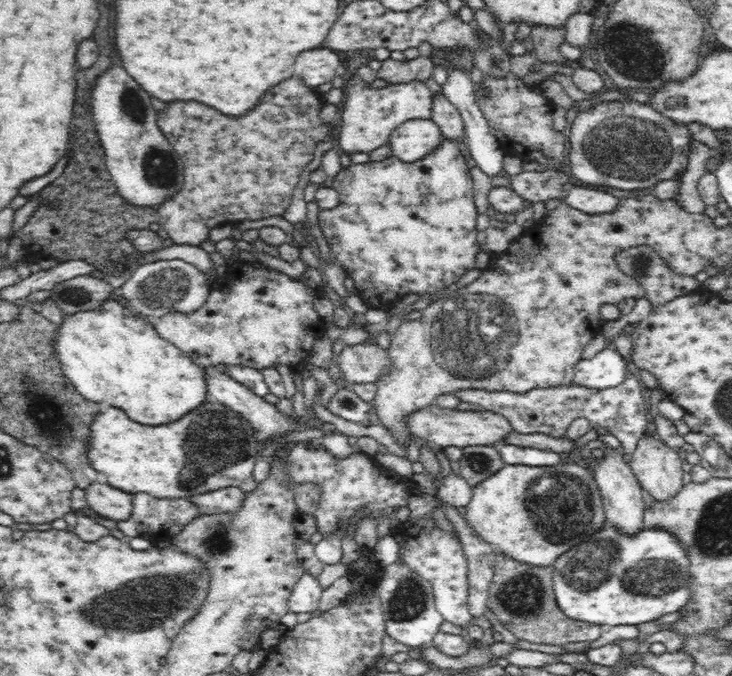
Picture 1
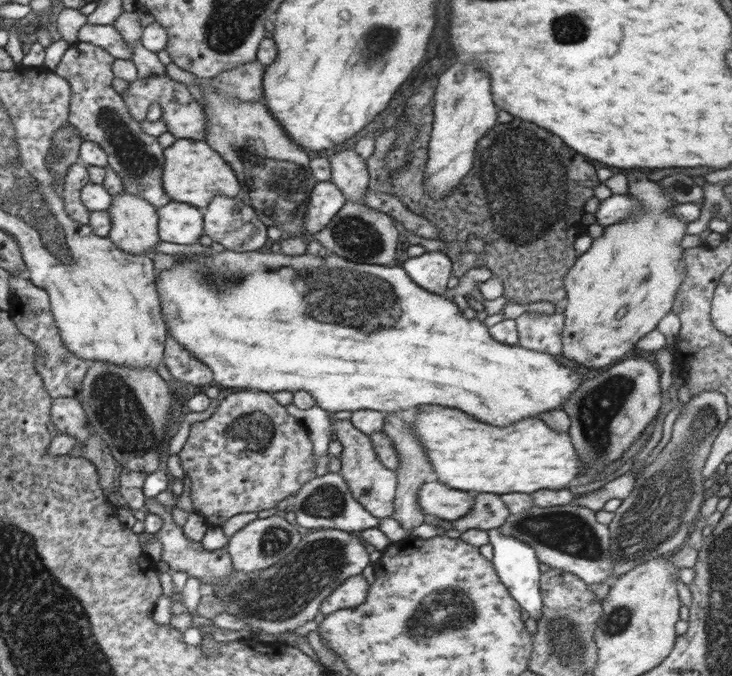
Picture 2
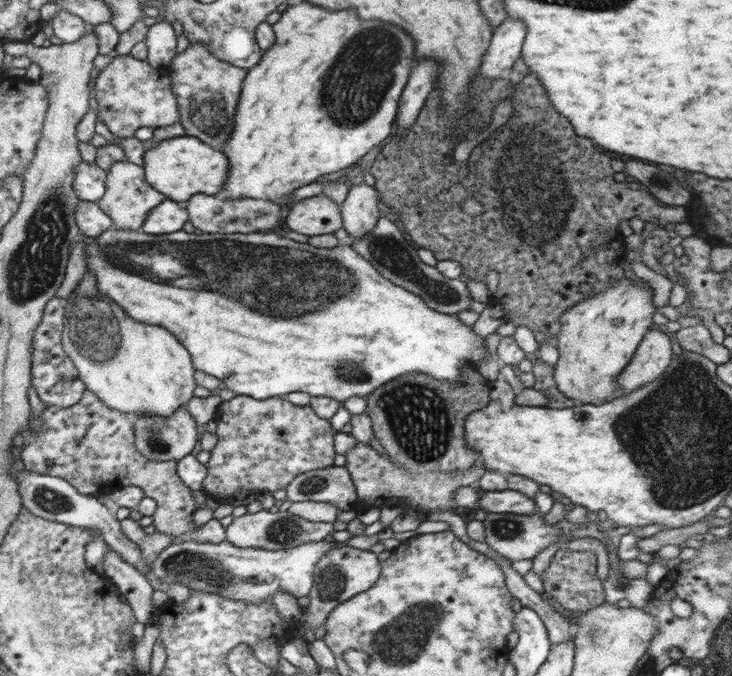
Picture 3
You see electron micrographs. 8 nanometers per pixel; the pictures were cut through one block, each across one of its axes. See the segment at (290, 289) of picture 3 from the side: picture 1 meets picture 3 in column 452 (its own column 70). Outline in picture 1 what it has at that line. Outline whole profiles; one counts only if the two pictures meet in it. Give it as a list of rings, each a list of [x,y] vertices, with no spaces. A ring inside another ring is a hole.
[[[109,298],[96,310],[66,314],[57,327],[57,336],[52,343],[54,356],[60,361],[62,373],[84,398],[97,403],[108,402],[105,406],[112,404],[124,410],[130,420],[146,426],[180,420],[208,399],[205,368],[196,364],[177,346],[162,339],[156,333],[152,320],[134,311],[127,303]]]

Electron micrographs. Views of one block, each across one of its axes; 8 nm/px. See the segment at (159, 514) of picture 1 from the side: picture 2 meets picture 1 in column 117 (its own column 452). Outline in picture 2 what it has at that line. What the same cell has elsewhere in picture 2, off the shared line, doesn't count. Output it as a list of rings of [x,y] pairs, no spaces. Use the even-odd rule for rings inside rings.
[[[472,492],[472,495],[474,495],[472,510],[466,516],[452,521],[453,529],[462,533],[470,529],[489,531],[504,524],[510,511],[498,494]]]

